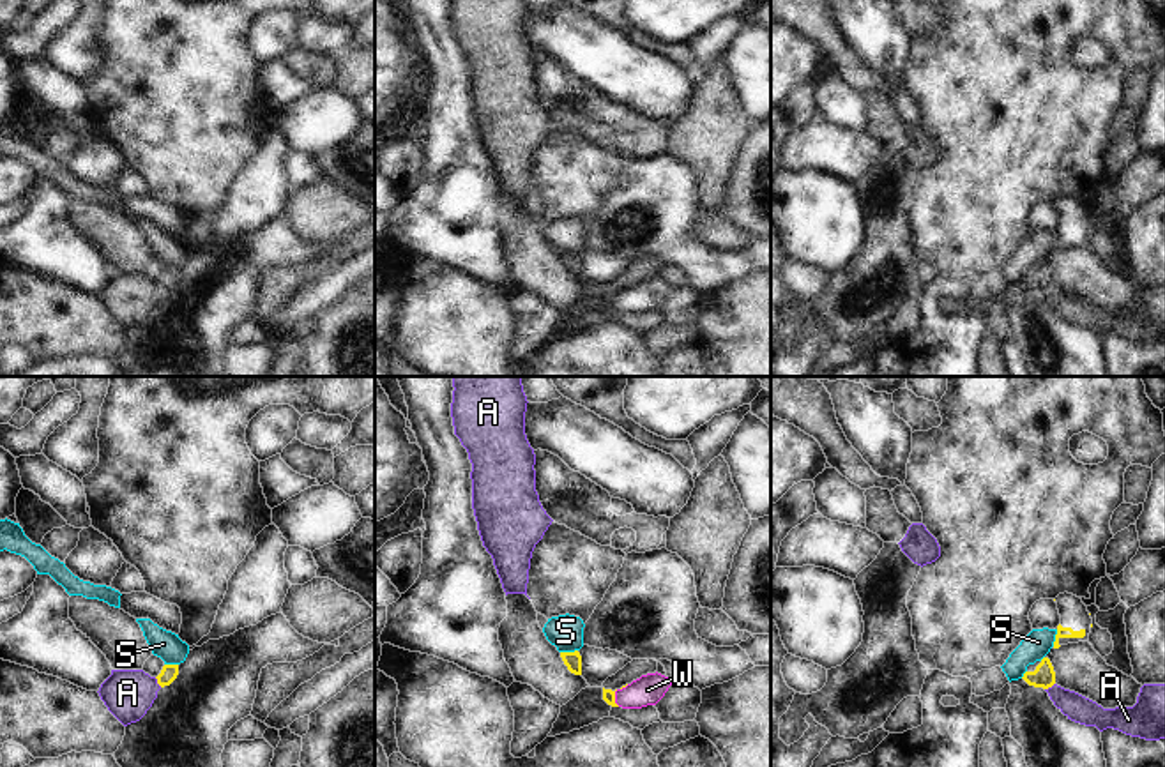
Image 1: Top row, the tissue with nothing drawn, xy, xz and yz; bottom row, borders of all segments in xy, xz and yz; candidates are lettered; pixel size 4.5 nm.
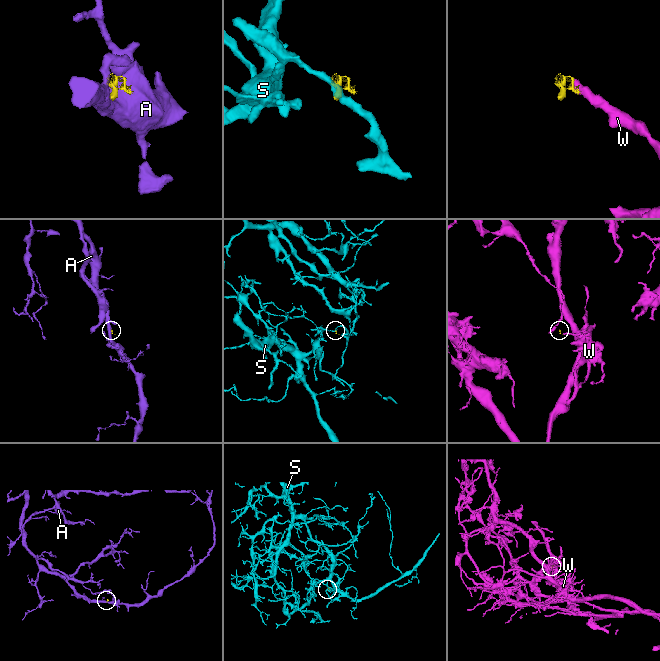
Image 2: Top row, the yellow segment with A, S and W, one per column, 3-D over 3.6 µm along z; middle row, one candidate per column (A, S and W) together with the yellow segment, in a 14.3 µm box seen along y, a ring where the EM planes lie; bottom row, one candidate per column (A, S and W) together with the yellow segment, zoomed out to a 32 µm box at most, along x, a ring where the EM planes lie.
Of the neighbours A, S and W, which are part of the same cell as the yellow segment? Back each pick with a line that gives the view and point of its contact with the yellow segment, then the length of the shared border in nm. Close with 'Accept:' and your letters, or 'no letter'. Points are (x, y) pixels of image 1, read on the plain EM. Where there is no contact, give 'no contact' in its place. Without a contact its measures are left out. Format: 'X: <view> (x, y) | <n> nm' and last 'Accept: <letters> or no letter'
W: xz (614, 303) | 80 nm
Accept: W

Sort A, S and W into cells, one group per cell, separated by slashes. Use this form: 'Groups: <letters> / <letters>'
Groups: A / S / W

